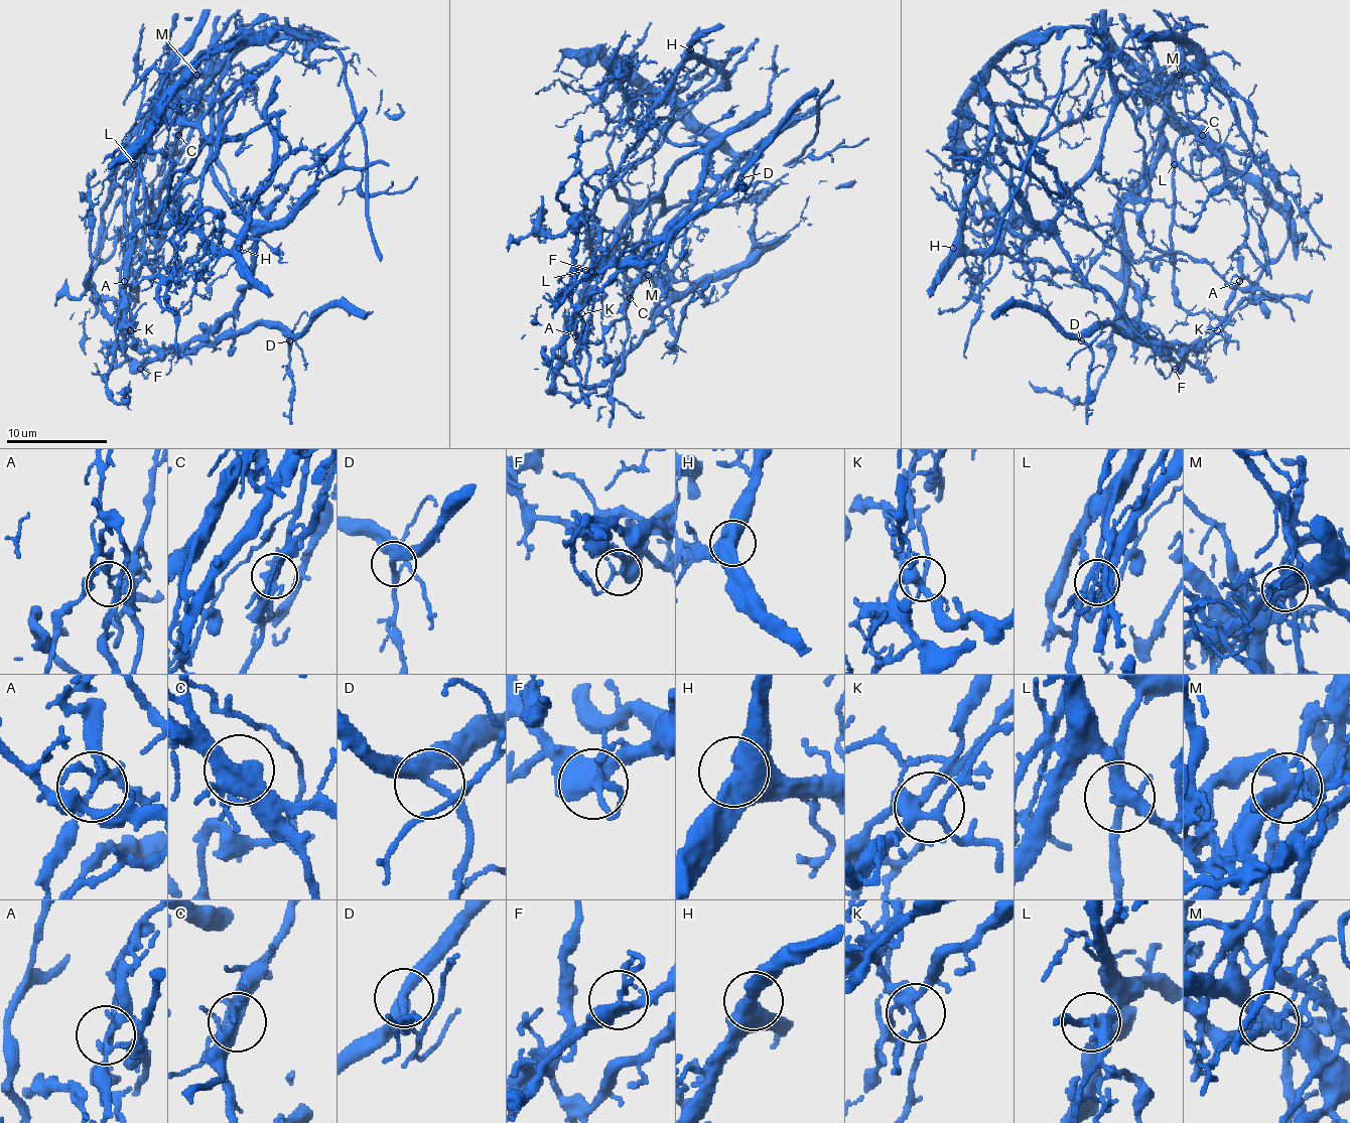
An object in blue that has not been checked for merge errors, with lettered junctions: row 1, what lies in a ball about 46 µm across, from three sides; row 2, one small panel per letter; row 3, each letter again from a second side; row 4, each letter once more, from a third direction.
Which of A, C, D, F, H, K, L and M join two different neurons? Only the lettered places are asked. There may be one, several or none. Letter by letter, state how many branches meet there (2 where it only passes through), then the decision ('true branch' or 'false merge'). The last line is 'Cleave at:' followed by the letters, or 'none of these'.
A: 4 | false merge
C: 4 | false merge
D: 4 | true branch
F: 5 | true branch
H: 3 | true branch
K: 5 | true branch
L: 5 | false merge
M: 7 | false merge
Cleave at: A, C, L, M

